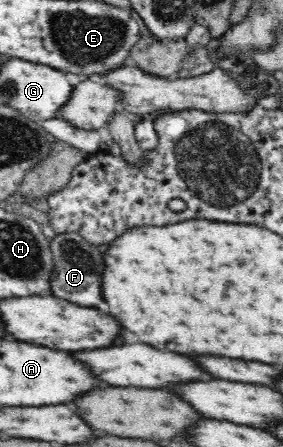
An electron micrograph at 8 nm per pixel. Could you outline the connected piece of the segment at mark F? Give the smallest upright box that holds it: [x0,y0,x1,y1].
[50,232,106,307]

